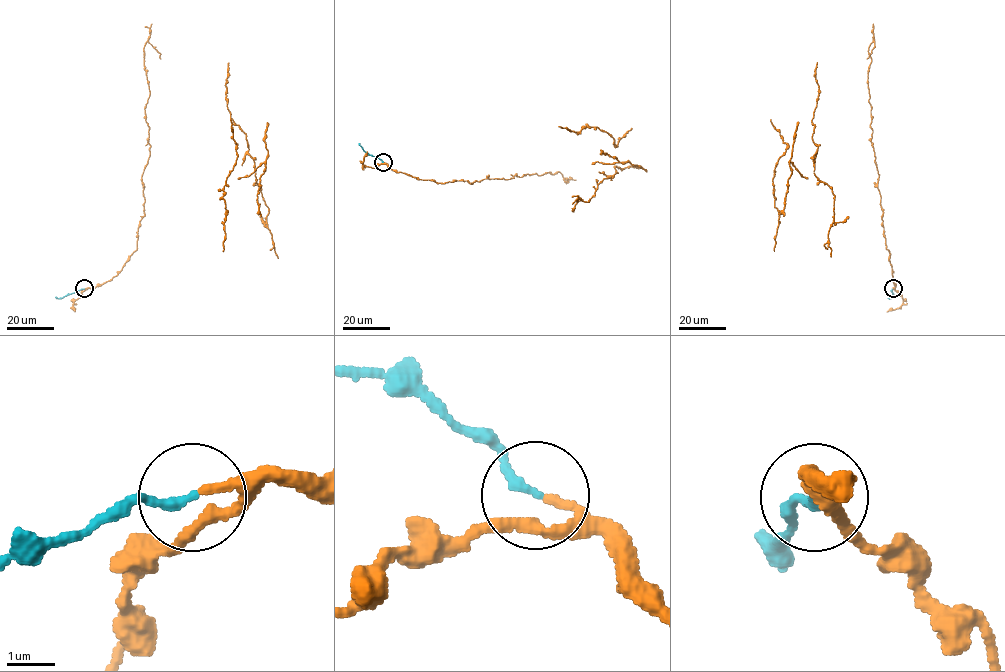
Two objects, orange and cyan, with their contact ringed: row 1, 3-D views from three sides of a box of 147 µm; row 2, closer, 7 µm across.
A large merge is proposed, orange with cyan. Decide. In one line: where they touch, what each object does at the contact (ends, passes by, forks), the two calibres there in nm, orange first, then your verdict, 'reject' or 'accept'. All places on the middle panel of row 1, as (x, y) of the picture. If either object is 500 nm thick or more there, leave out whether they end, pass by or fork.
(383, 162) | orange ends | cyan ends | 170/190 nm | accept

